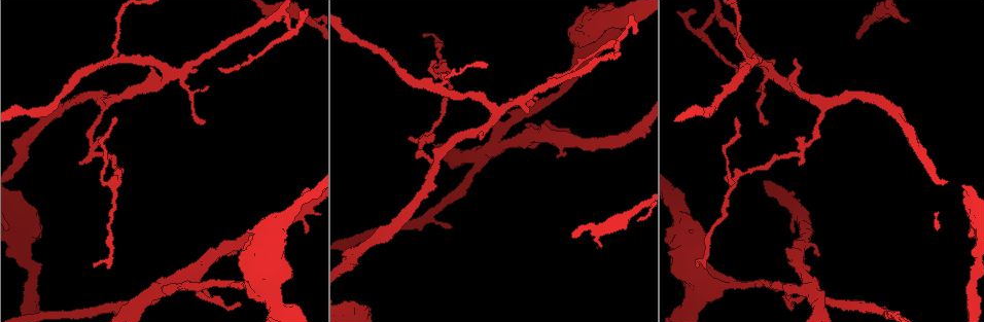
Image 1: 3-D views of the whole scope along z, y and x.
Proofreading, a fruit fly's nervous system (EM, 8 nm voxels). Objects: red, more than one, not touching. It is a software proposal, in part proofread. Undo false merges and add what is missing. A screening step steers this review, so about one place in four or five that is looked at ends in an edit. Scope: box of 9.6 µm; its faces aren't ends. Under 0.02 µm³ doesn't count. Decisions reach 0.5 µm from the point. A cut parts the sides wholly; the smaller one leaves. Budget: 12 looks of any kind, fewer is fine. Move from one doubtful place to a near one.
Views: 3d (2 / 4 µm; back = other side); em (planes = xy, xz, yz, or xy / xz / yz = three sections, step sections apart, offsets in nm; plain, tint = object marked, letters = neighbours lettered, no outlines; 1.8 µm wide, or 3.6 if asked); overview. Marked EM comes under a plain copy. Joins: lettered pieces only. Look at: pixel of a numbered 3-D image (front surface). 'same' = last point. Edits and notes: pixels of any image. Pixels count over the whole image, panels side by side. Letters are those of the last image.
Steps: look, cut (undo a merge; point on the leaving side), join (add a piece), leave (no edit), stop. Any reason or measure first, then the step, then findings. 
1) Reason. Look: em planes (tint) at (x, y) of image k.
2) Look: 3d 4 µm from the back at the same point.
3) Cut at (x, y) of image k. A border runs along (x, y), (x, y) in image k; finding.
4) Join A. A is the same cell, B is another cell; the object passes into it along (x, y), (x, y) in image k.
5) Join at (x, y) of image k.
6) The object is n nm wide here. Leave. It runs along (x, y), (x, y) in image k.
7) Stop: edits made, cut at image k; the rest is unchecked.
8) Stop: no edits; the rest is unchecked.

Calibre changes. Look: 3d 4 µm at (585, 51) of image 1.

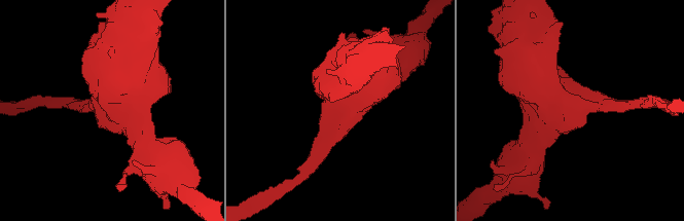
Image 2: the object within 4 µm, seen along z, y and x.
Need the tissue. Look: em 3.6 µm yz step 8 (tint) at (342, 110) of image 2.

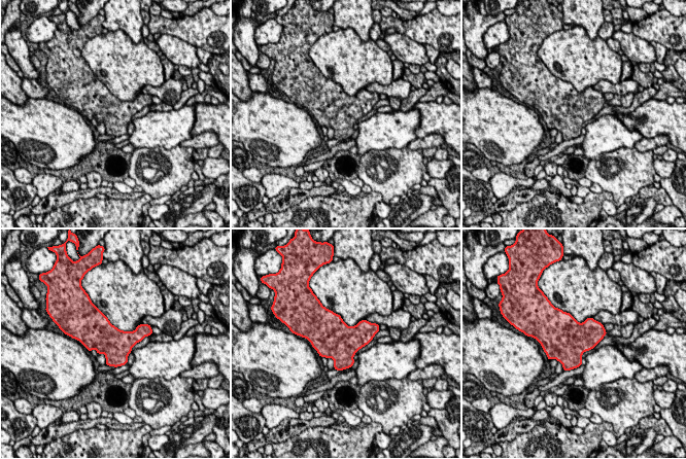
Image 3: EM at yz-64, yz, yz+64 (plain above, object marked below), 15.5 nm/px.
Look: em 3.6 µm xy step 4 (letters) at the same point.

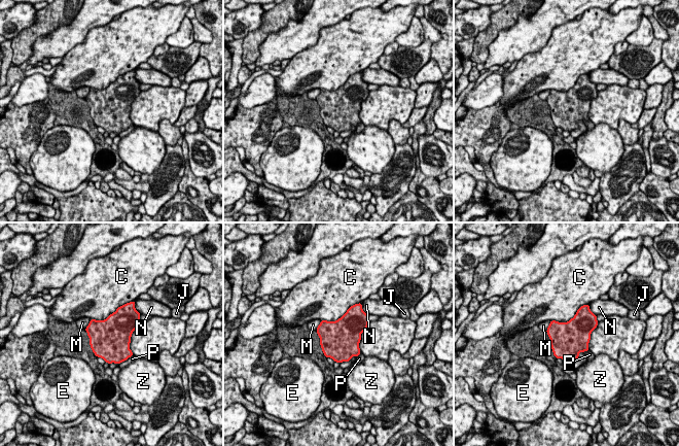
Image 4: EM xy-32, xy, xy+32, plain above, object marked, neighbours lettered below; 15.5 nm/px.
Leave. C, E, J, M, N, P and Z are other cells; a border runs along (133, 355), (118, 365) in image 4; one neuron here.

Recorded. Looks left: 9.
Abrupt turn. Look: 3d 4 µm at (684, 233) of image 1.

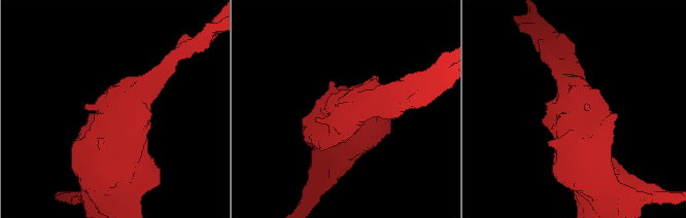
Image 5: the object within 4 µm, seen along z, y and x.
Now the EM. Look: em 3.6 µm xz step 8 (letters) at (114, 113) of image 5.

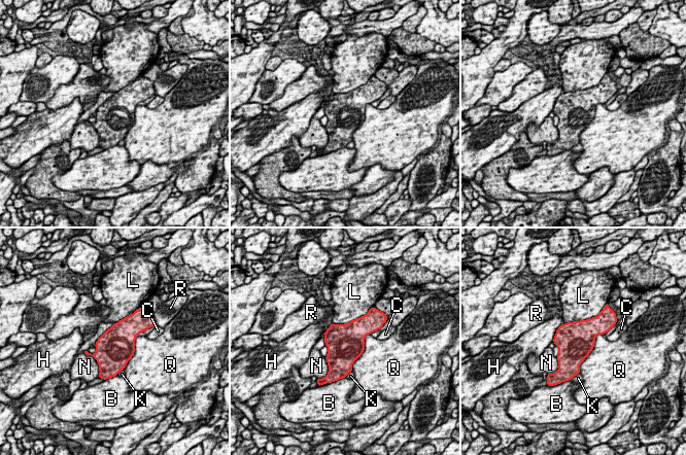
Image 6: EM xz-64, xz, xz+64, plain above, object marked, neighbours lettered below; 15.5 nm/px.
The longest contact is with Q, 750 nm. Leave. B, C, H, K, L, N, Q and R are other cells; one neuron here.

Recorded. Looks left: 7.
An open end. Look: 3d 2 µm at (29, 207) of image 1.

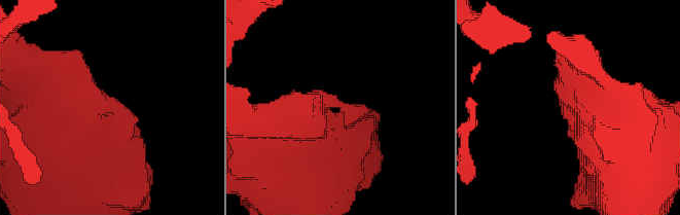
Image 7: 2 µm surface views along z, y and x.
Look: em planes (letters) at (106, 106) of image 7.

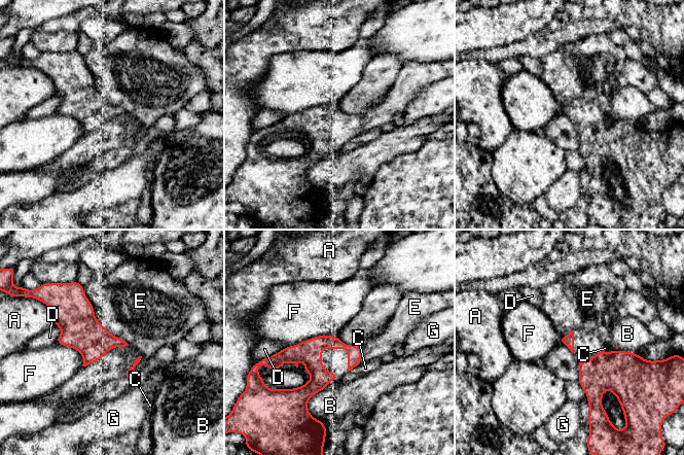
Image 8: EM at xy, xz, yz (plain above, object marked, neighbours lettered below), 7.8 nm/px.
Leave. A, B, C, D, E, F and G are other cells; it runs along (359, 351), (317, 344), (279, 356) in image 8; no lettered piece goes on from it.

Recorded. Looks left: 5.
Branch point. Look: 3d 2 µm at (799, 290) of image 1.

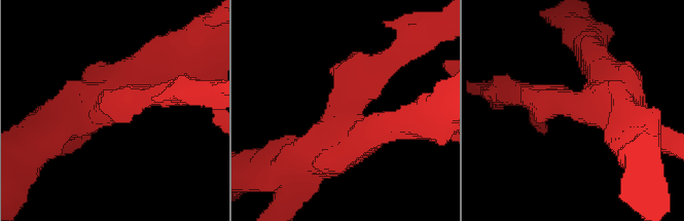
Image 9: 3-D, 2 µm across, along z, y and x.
3 arms meet here; the arms are 260, 300, 320 nm wide; need the tissue. Look: em xz step 4 (letters) at (116, 102) of image 9.

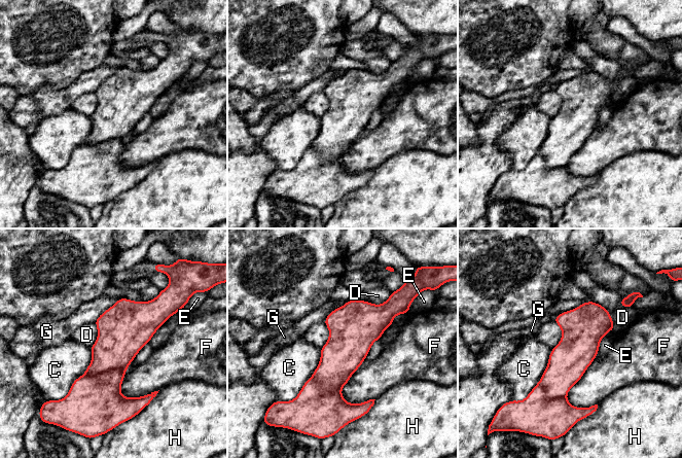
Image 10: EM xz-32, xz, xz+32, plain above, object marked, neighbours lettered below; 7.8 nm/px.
Cut at (313, 413) of image 10. C, D, E, F, G and H are other cells; a border runs along (349, 377), (331, 392), (312, 378) in image 10; two neurons meet here.

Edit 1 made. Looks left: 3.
Look: overview.

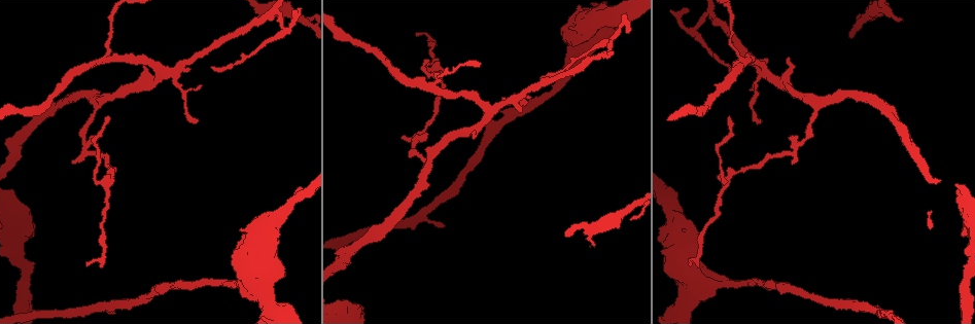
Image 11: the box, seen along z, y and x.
An open end. Look: em planes (letters) at (425, 135) of image 11.

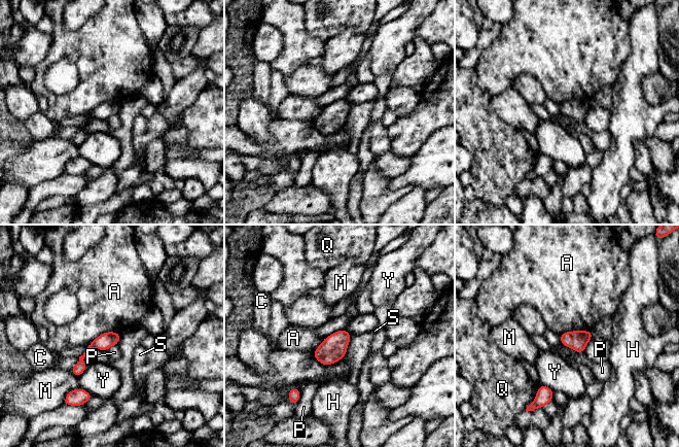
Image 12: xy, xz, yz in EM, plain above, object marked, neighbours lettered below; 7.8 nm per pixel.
Leave. A, C, H, M, P, Q, S and Y are other cells; none of them fits.

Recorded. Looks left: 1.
Stop: edits made, cut at image 10; the rest is unchecked.

